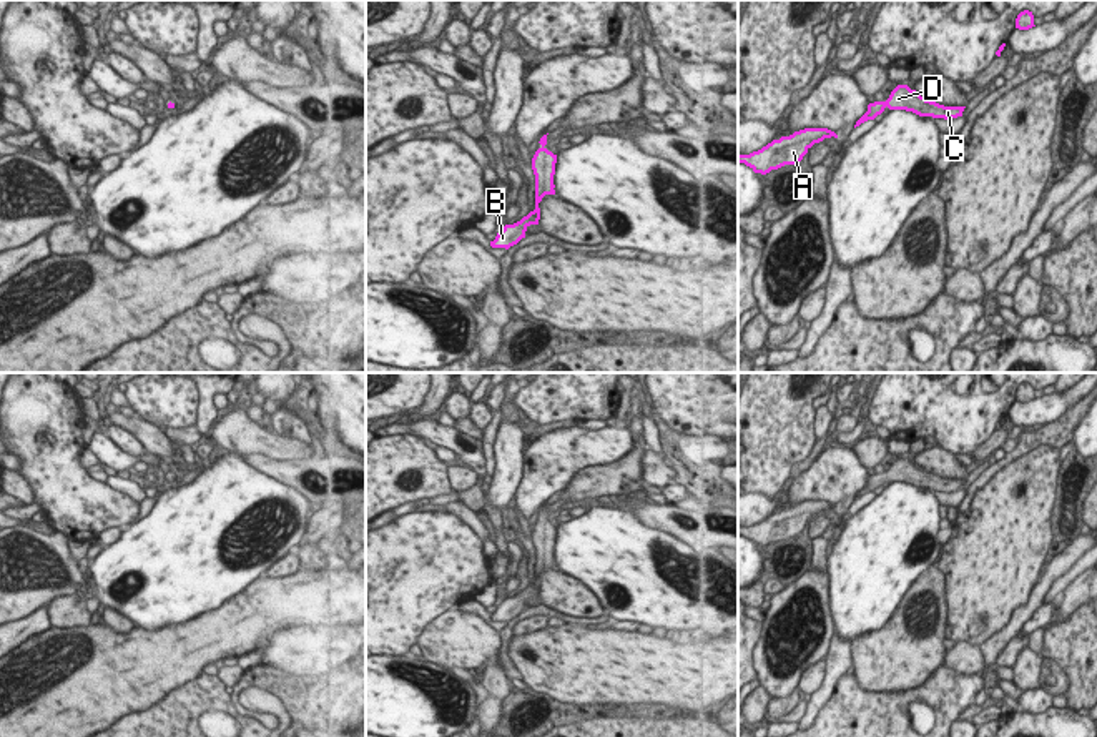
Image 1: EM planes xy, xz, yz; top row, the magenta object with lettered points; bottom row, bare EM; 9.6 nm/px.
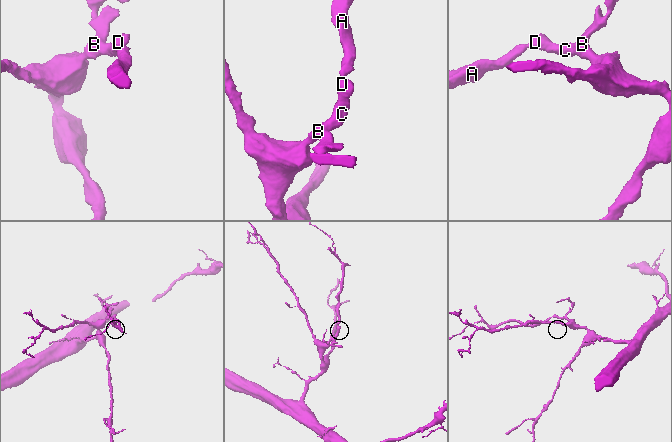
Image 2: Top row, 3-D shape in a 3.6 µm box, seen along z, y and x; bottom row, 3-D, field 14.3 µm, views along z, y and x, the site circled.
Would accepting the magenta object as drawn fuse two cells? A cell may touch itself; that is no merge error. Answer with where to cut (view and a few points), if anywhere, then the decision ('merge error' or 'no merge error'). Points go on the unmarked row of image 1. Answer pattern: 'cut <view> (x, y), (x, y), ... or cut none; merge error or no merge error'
cut none; no merge error

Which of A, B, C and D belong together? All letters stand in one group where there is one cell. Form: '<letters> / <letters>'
A B C D

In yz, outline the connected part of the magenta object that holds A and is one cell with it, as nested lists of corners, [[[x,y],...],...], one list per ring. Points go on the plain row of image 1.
[[[804,501],[790,509],[773,512],[750,527],[738,527],[738,536],[745,536],[755,546],[766,547],[785,537],[796,537],[814,516],[831,509],[838,511],[838,507],[828,501]]]

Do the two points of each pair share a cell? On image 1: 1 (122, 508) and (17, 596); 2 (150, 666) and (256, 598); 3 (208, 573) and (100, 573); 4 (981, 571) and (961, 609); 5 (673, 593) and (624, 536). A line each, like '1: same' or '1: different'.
1: different
2: same
3: same
4: same
5: same

